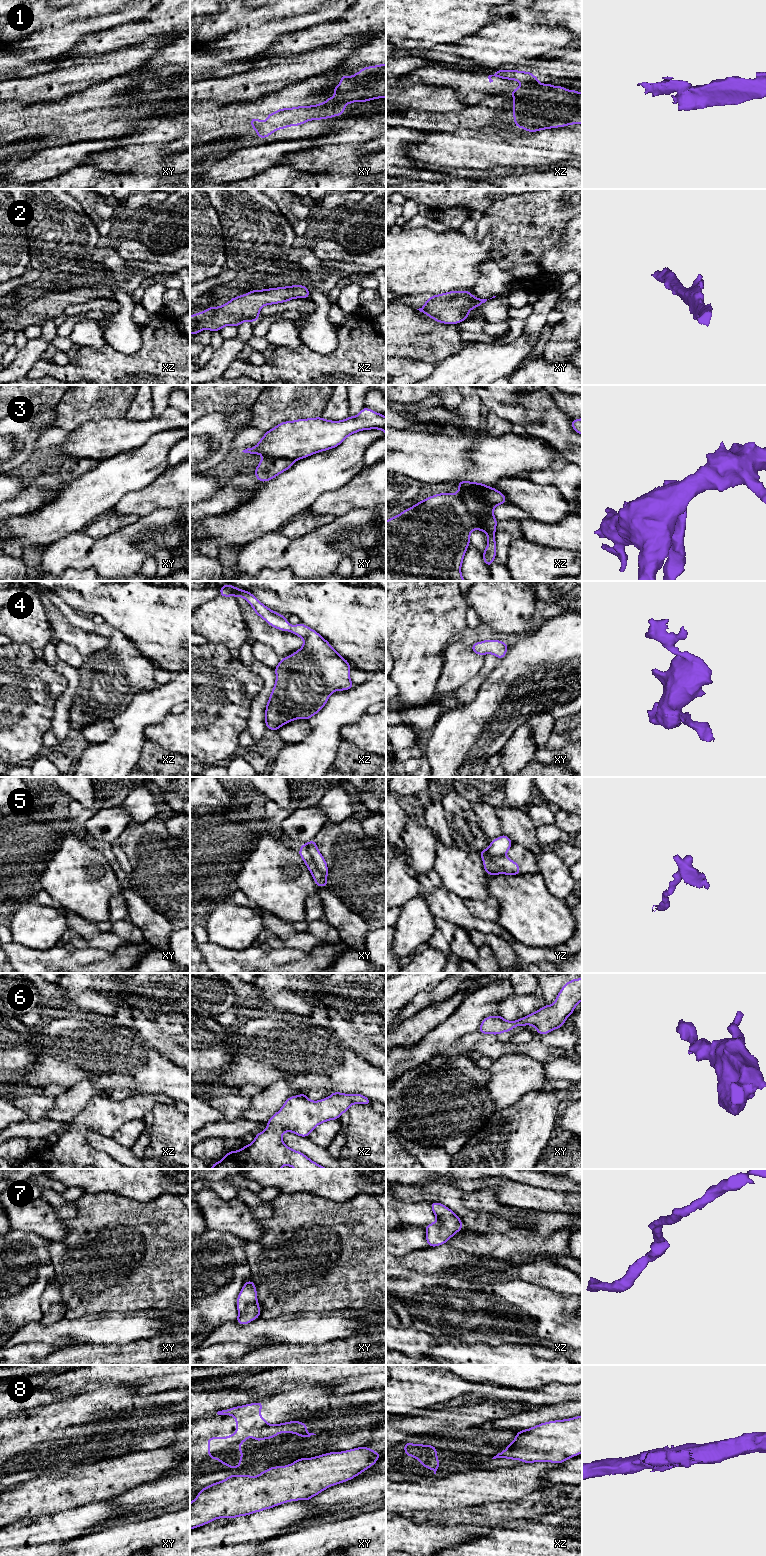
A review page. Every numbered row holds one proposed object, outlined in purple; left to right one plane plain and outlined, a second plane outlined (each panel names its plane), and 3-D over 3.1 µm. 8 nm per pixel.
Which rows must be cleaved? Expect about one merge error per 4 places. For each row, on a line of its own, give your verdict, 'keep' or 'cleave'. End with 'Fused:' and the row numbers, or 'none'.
1: cleave
2: keep
3: cleave
4: keep
5: keep
6: keep
7: keep
8: cleave
Fused: 1, 3, 8

